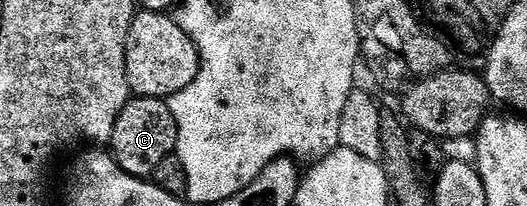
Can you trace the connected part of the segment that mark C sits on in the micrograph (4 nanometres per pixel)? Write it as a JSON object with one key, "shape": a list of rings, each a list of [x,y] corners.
{"shape":[[[130,96],[128,103],[119,111],[119,119],[115,119],[115,131],[111,142],[111,152],[127,171],[127,175],[152,178],[155,167],[163,163],[177,148],[177,124],[175,115],[171,115],[168,100],[160,97]]]}

